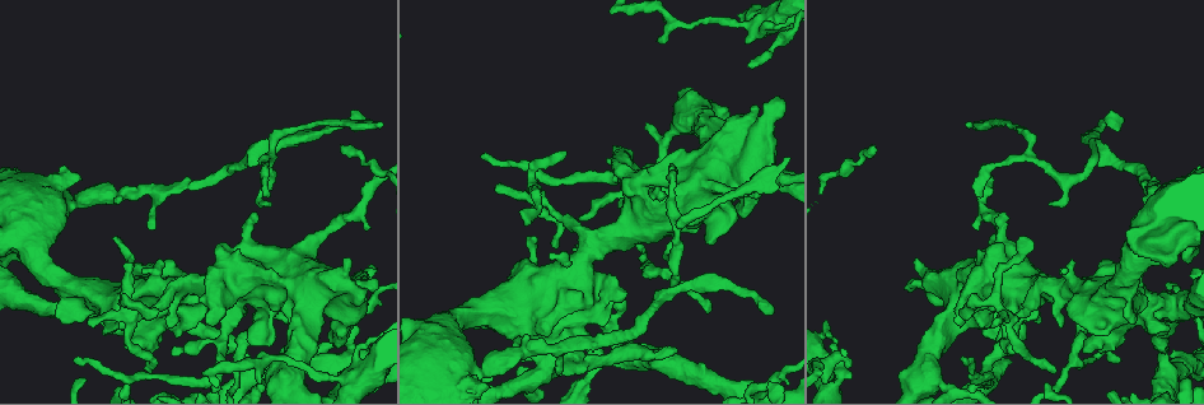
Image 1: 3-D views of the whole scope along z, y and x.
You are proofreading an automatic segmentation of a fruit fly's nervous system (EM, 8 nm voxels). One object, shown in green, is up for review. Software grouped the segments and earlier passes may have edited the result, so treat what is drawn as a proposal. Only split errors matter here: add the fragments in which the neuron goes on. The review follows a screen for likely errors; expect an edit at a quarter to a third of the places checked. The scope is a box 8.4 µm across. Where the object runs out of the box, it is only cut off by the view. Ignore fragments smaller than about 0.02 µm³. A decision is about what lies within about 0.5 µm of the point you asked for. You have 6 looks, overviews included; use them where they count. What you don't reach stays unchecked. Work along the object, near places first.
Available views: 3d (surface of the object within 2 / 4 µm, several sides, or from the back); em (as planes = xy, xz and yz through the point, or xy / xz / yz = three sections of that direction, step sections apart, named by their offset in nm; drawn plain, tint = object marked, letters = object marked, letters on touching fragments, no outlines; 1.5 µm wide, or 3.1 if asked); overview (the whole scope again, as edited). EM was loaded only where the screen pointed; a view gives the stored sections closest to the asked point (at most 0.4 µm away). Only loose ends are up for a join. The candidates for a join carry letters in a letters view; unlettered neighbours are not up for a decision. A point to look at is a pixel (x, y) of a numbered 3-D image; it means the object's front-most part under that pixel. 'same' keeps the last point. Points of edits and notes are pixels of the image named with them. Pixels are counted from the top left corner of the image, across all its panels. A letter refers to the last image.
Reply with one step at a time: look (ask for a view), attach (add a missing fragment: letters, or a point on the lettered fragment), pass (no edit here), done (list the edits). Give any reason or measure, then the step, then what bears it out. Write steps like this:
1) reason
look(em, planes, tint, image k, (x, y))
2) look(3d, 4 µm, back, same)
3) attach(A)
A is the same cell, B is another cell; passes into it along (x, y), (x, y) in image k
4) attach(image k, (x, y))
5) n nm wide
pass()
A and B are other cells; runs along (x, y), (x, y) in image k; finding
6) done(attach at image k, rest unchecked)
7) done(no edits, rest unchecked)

an open end
look(em, planes, letters, image 1, (557, 369))

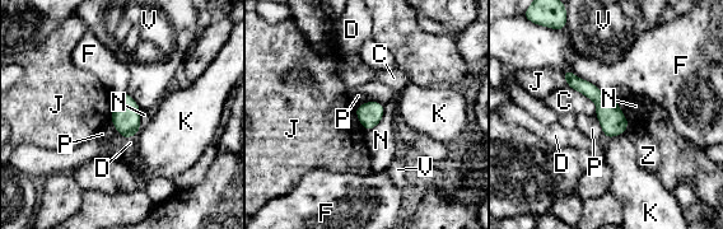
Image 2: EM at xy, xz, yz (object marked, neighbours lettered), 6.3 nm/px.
pass()
C, D, F, J, K, N, P, V and Z are other cells; runs along (567, 73), (607, 107), (621, 130) in image 2; none of them fits

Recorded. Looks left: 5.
tapers out
look(3d, 4 µm, image 1, (1020, 240))

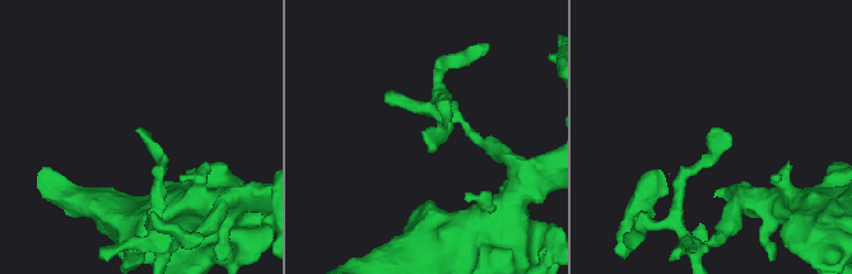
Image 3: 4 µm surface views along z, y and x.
need the tissue
look(em, planes, letters, image 3, (138, 129))

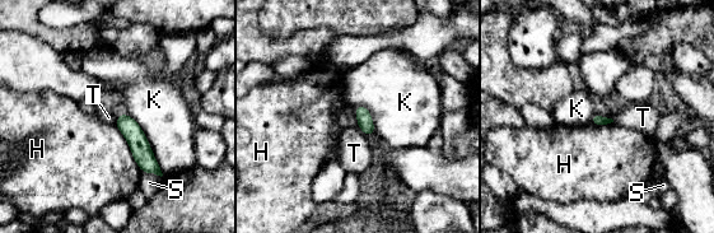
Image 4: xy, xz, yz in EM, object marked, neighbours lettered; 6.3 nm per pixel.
pass()
H, K, S and T are other cells; border along (125, 112), (141, 129), (163, 173) in image 4; no lettered fragment goes on from it

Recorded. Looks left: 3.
stops while still wide
look(em, 3.1 µm, xy, step 8, tint, image 1, (1083, 350))

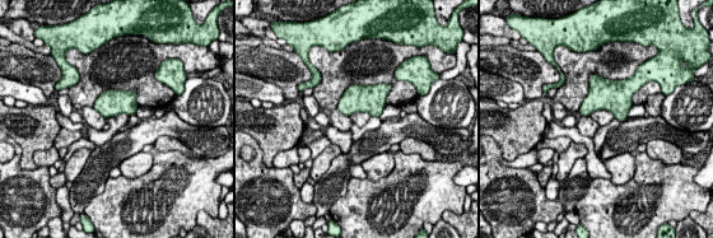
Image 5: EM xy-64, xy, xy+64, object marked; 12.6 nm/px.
cut it another way
look(em, 3.1 µm, planes, letters, same)

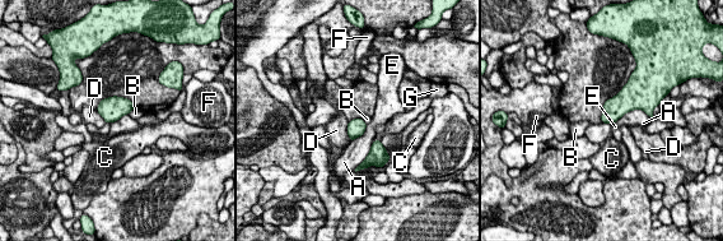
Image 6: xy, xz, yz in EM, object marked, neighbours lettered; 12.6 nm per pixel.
pass()
A, B, C, D, E, F and G are other cells; border along (602, 121), (611, 125) in image 6; none of them fits

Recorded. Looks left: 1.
done(no edits, rest unchecked)

